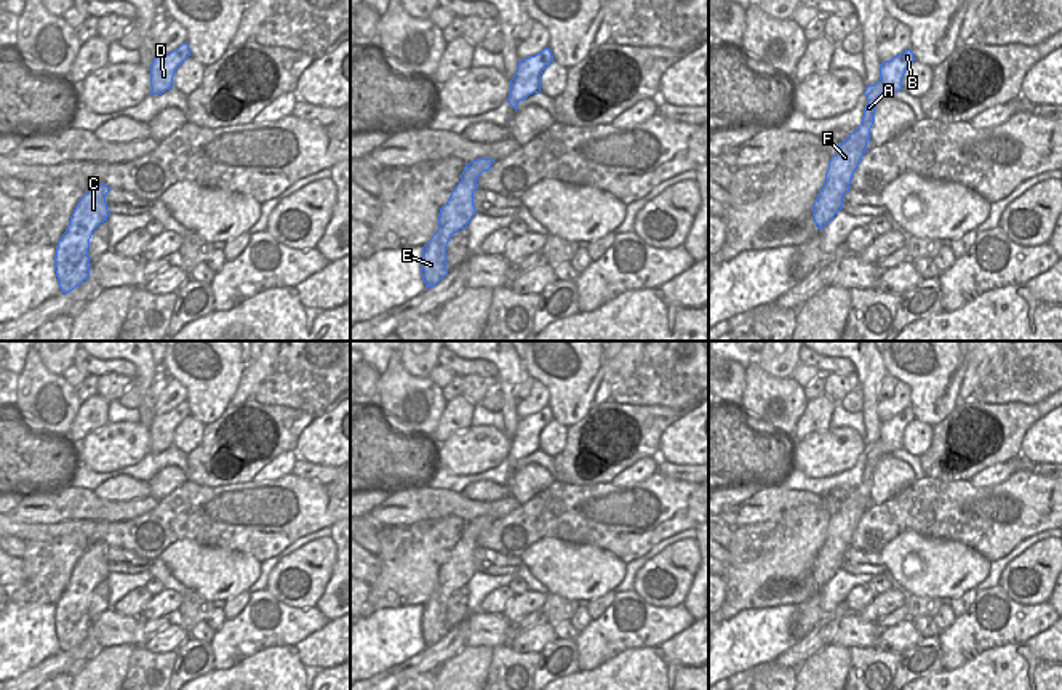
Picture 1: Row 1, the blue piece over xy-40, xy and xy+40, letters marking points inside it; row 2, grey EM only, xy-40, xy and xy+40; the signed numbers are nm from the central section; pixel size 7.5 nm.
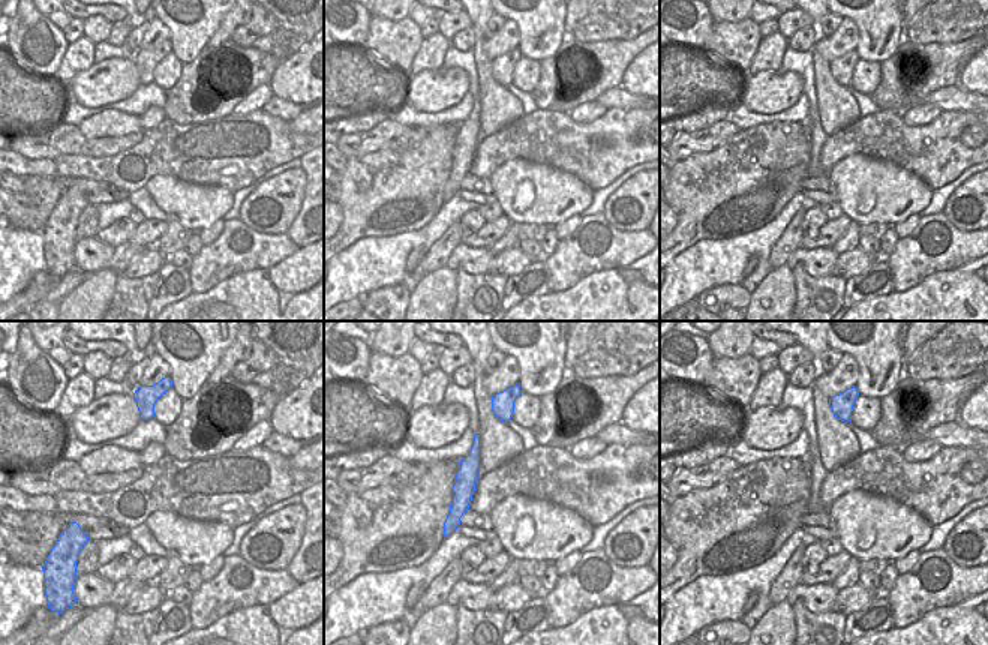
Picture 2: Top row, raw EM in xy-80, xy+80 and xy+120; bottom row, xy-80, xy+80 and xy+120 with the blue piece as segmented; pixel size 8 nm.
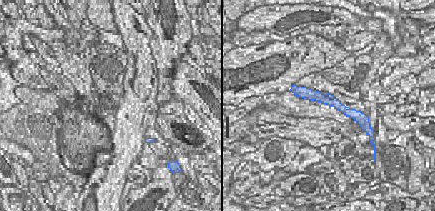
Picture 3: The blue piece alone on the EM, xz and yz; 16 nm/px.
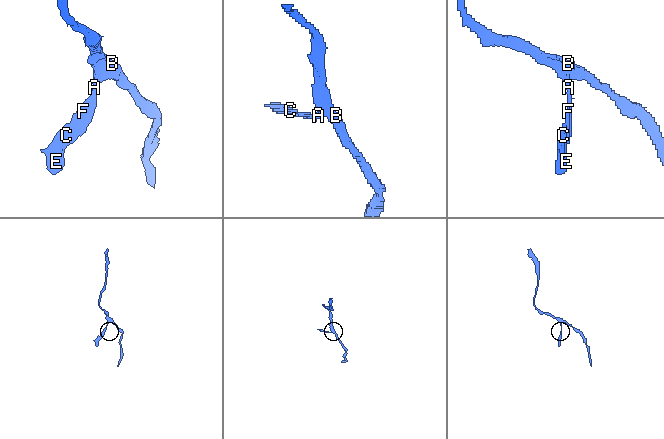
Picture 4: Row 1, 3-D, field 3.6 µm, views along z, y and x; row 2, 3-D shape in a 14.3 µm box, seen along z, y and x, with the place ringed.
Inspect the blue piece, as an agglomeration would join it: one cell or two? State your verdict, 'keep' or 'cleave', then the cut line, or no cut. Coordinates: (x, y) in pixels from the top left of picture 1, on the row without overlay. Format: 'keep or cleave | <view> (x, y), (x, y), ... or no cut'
keep | no cut

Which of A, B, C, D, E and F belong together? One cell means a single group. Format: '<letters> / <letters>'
A B C D E F

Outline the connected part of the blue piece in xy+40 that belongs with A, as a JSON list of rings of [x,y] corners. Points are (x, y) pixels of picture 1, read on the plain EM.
[[[912,408],[902,410],[891,419],[881,421],[880,439],[875,443],[867,443],[864,450],[867,464],[864,467],[862,482],[838,503],[838,511],[828,520],[824,544],[812,564],[812,578],[817,588],[824,588],[841,568],[843,554],[849,549],[851,536],[870,499],[875,466],[883,455],[902,448],[902,435],[913,419]]]

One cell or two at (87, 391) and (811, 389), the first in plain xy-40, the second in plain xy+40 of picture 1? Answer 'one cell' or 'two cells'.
one cell

